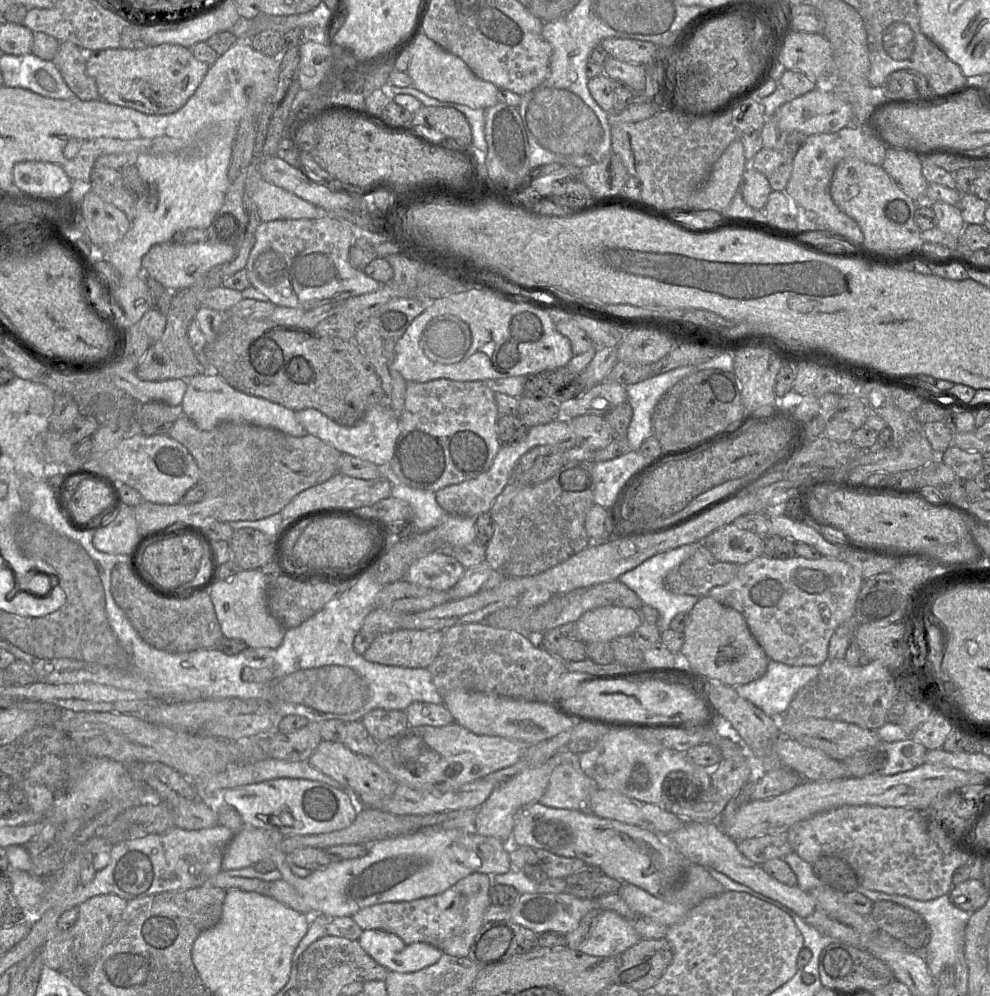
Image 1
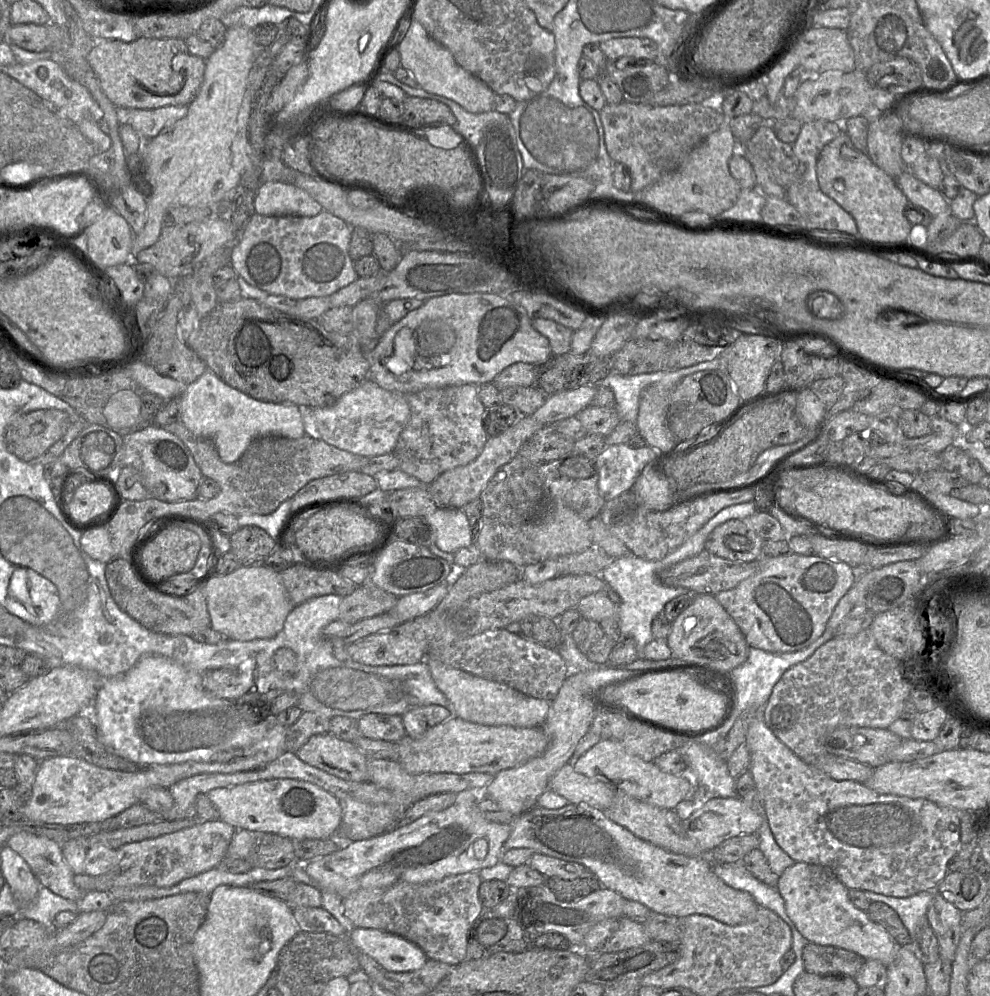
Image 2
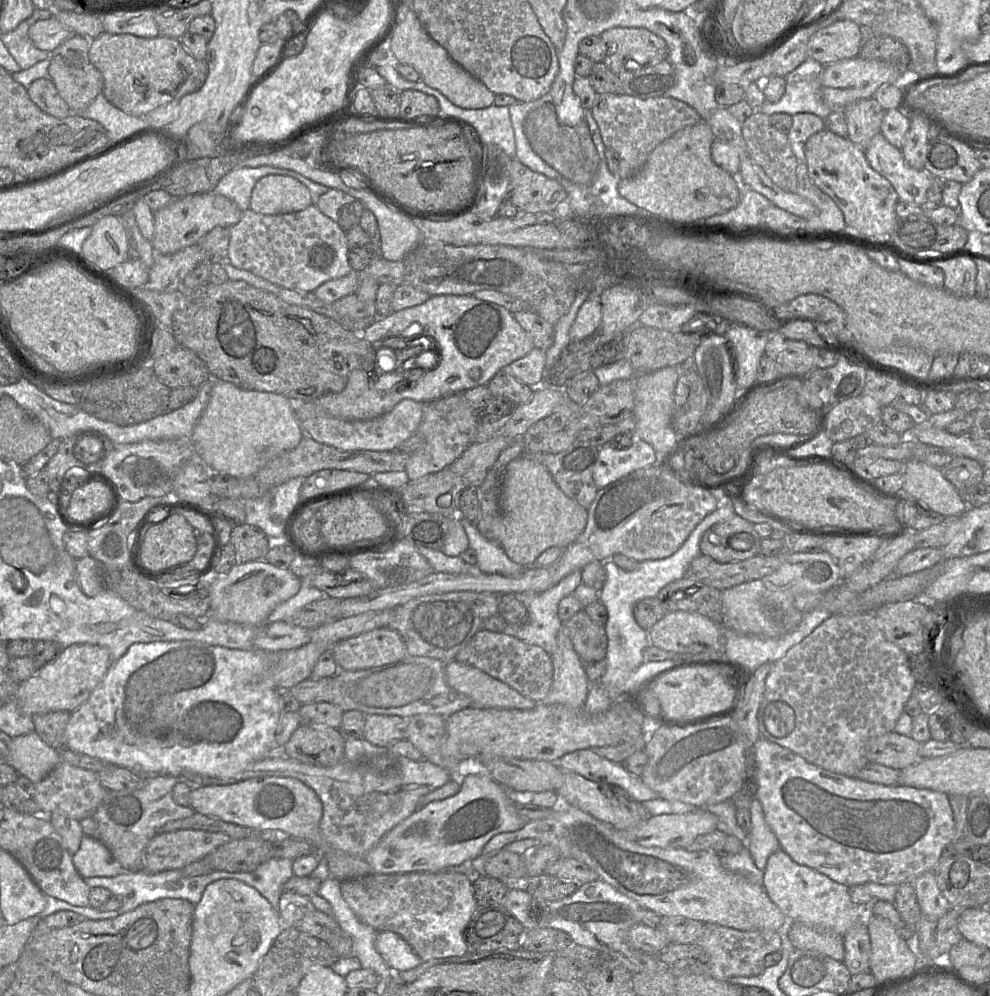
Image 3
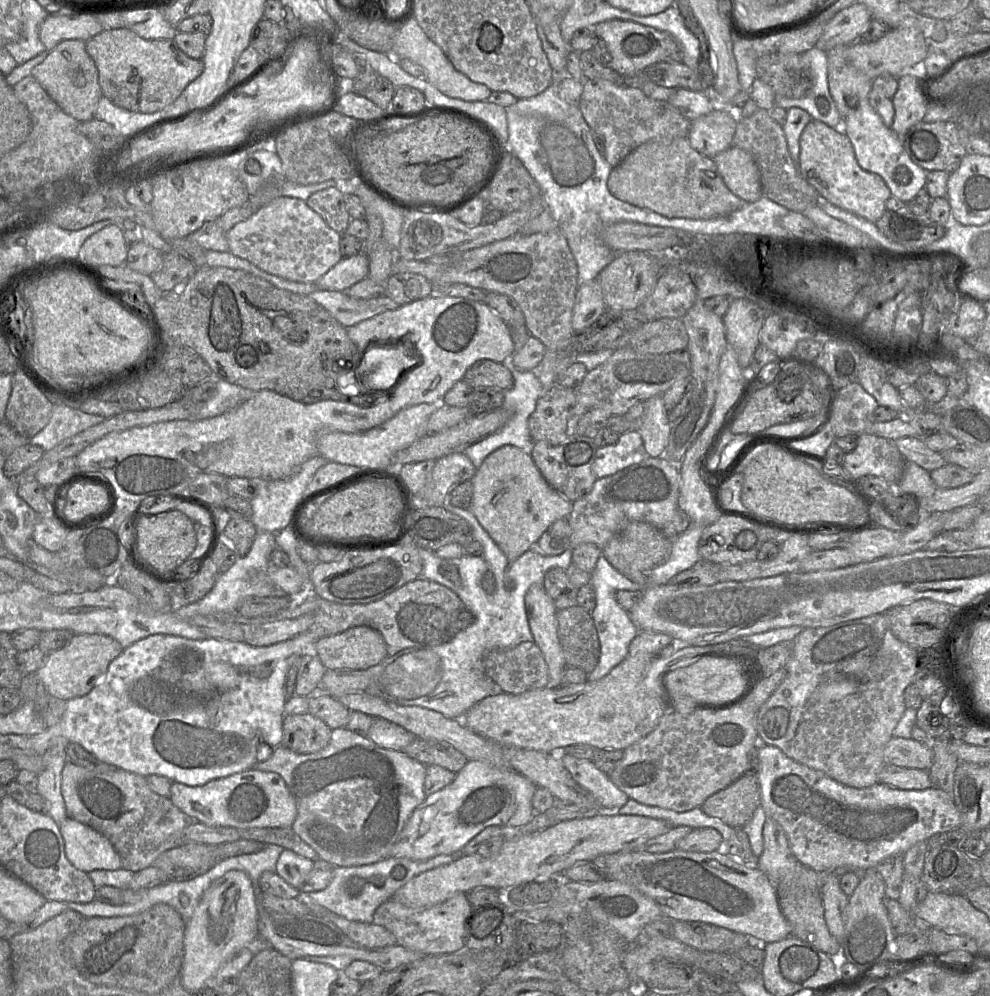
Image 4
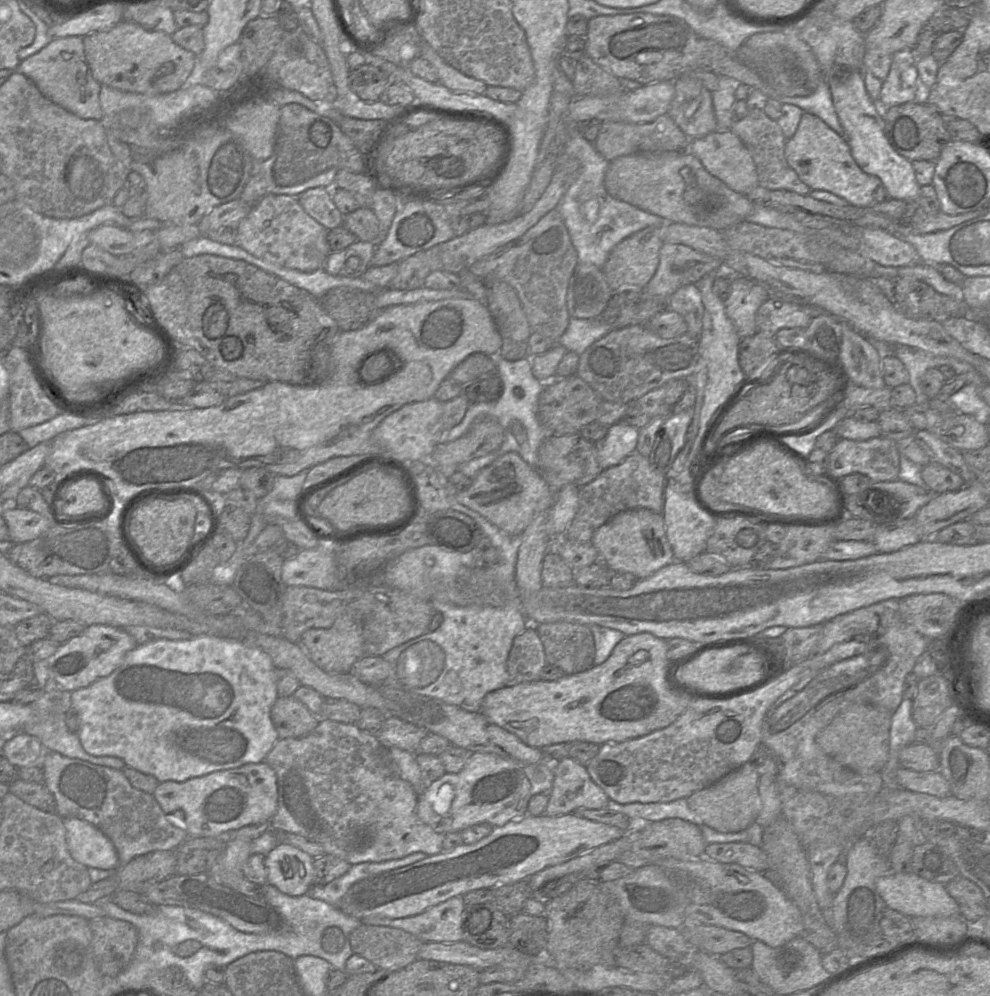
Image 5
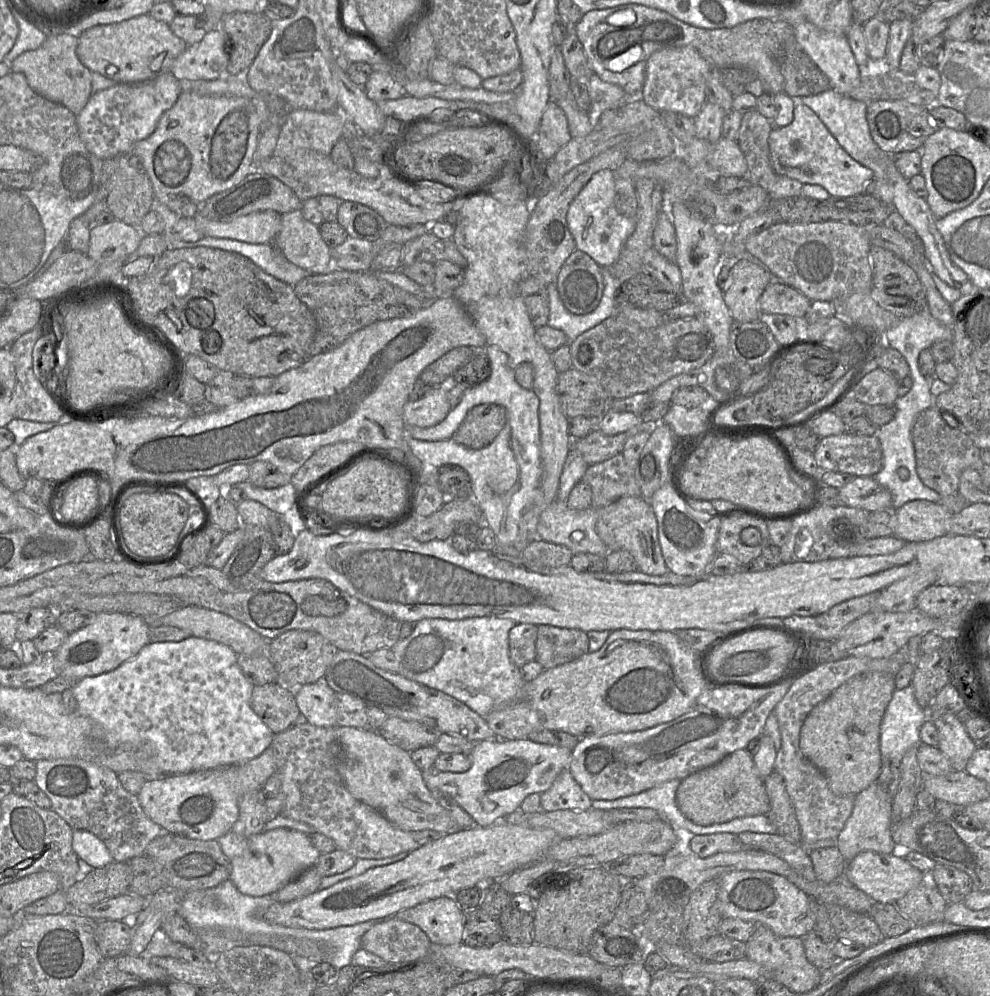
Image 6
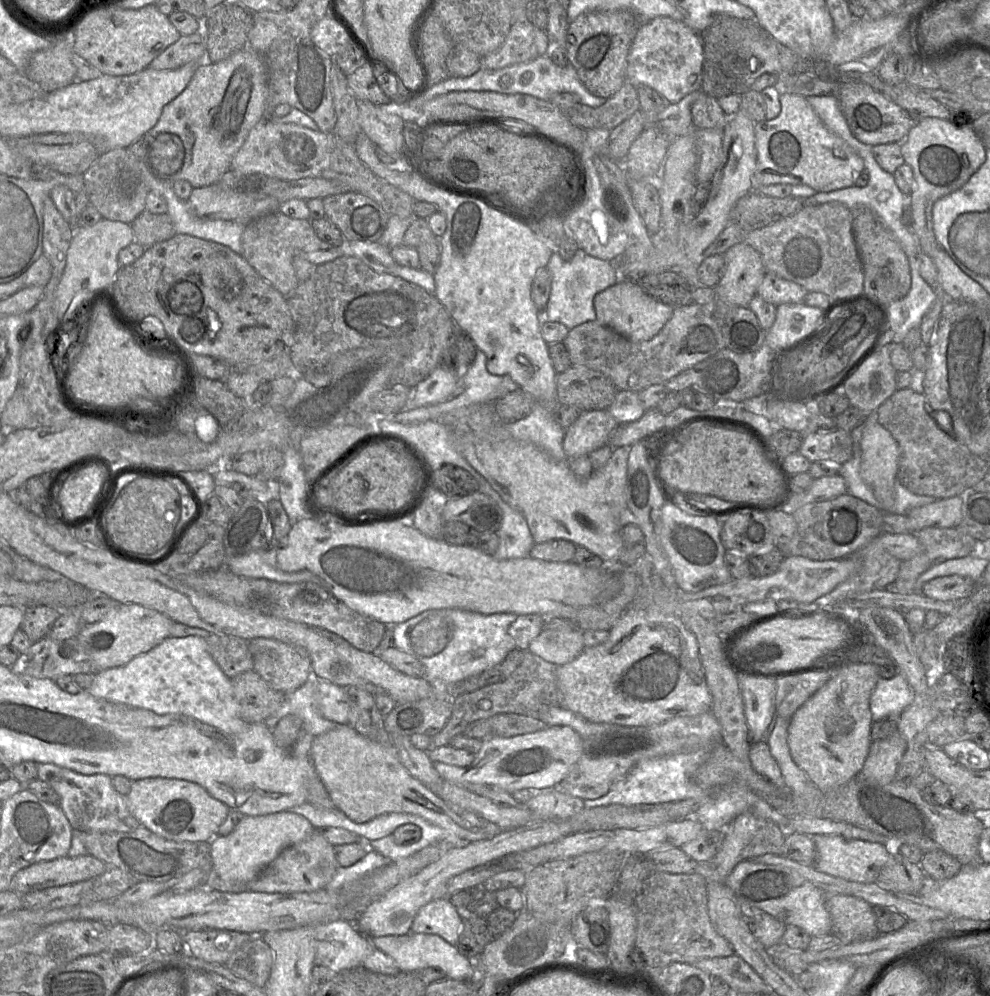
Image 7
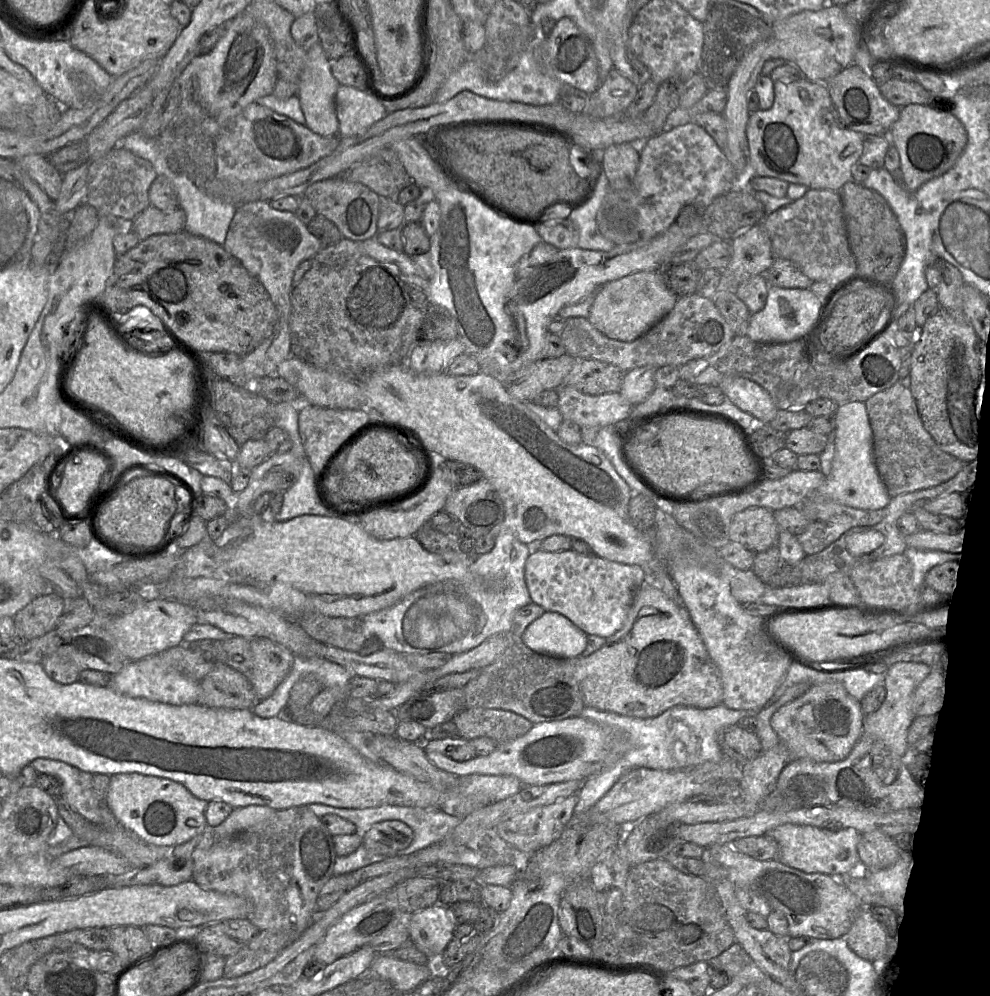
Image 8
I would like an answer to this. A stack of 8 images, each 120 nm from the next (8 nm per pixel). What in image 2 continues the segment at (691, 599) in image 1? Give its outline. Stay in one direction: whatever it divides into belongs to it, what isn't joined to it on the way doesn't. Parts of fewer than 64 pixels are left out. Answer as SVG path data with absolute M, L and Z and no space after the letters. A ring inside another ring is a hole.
M745 502L728 506L720 510L683 544L662 559L645 560L636 555L629 554L614 559L611 564L602 570L600 576L619 597L616 619L621 636L632 638L634 640L638 651L638 658L641 657L641 653L645 645L647 645L653 639L651 630L653 619L659 613L663 612L664 606L668 601L679 596L679 593L676 590L663 588L663 579L674 579L672 578L673 572L664 572L665 567L696 556L702 552L705 549L705 541L708 535L716 526L730 519L742 520L748 516L751 516L758 510L759 509L754 502Z

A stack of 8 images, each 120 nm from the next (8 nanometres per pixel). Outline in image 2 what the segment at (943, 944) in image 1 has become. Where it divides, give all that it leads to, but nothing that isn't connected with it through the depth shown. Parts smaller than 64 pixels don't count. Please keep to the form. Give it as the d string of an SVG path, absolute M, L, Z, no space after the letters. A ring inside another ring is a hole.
M864 891L864 894L871 901L871 903L882 902L897 912L901 921L912 936L912 941L908 945L901 946L908 947L920 958L921 948L917 942L918 930L925 924L925 922L927 922L927 911L934 898L935 891L923 891L909 897L886 896L873 891Z

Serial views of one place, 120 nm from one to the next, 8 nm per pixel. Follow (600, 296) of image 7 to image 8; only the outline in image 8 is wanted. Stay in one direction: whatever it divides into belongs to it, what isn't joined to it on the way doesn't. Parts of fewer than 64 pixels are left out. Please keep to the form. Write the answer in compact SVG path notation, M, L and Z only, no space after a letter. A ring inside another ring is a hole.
M661 270L636 272L599 288L587 319L607 337L631 342L667 315L677 298L664 282Z

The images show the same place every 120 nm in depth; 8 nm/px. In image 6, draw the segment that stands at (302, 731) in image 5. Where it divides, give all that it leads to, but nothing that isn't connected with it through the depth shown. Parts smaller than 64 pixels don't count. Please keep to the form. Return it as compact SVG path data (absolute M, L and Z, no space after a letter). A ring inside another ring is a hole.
M280 682L253 688L251 707L274 734L282 733L298 722L301 712L294 689Z

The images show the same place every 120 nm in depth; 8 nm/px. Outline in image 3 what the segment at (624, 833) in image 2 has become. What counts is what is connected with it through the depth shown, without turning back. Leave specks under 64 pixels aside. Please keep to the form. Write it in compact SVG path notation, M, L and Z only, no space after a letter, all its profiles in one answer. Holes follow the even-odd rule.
M561 802L547 817L530 820L520 829L493 836L482 850L487 858L502 850L506 845L523 839L533 838L540 845L555 848L561 857L577 859L588 865L598 879L632 898L641 907L654 911L661 917L686 917L702 923L715 923L740 931L778 931L786 922L779 907L769 898L764 887L759 887L744 877L727 870L721 857L712 851L688 851L680 848L644 847L626 838L623 831L609 823L600 821L577 807Z

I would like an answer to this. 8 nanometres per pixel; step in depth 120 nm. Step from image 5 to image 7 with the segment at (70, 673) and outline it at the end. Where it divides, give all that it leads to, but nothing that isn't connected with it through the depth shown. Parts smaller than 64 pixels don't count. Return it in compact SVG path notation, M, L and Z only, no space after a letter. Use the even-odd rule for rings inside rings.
M116 604L116 607L101 621L86 625L76 636L94 663L103 671L127 664L135 657L146 653L170 637L174 621L168 616L138 604Z

